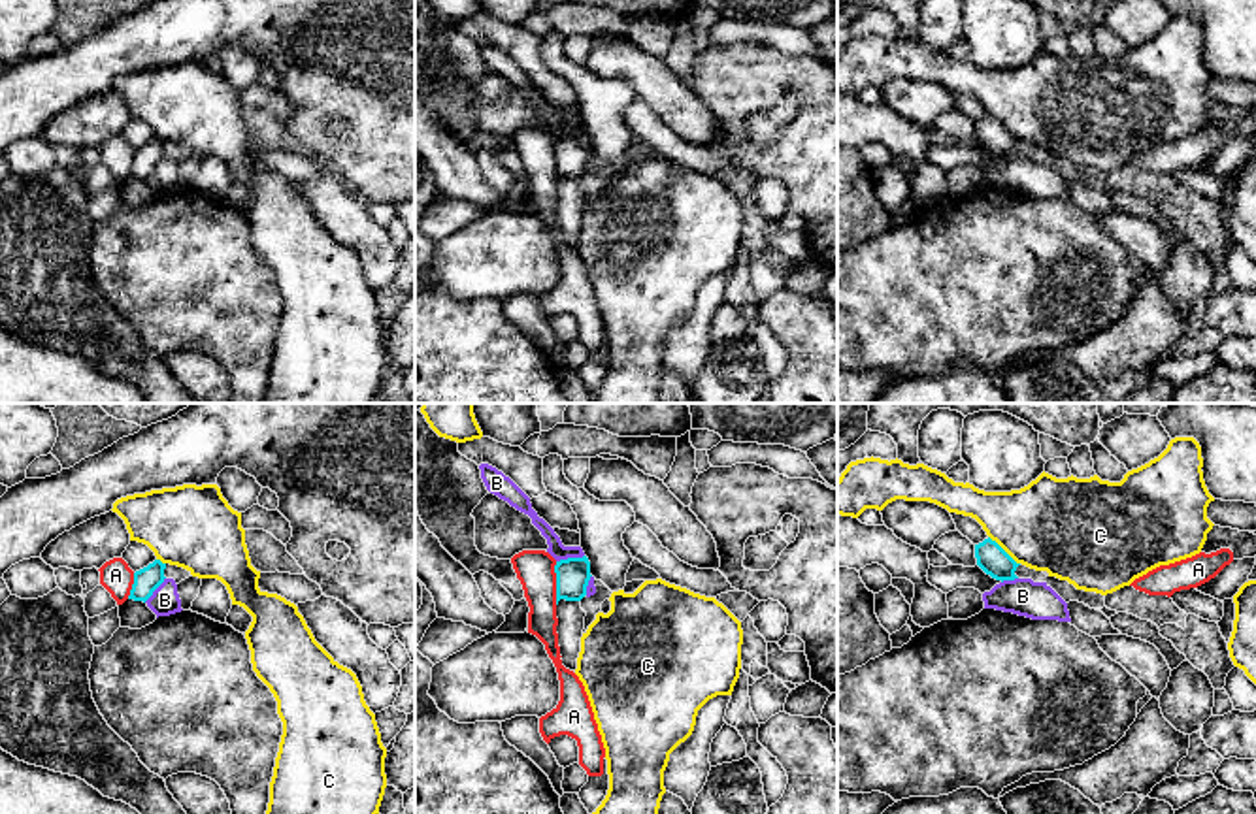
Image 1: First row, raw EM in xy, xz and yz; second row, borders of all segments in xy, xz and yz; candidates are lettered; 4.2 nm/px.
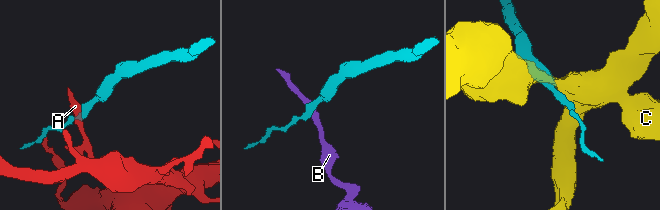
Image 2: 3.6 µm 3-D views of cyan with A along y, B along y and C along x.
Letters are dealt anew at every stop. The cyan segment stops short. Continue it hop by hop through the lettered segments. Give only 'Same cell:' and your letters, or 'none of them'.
Same cell: none of them

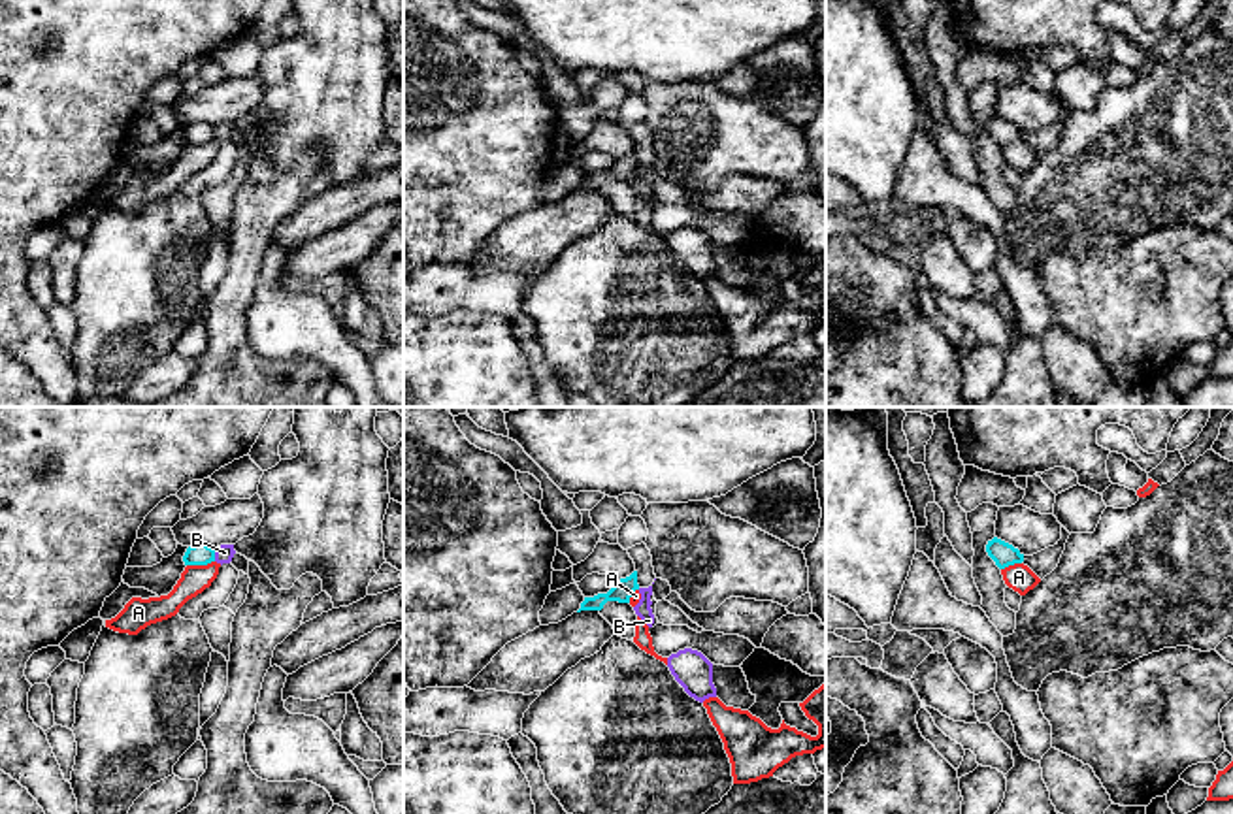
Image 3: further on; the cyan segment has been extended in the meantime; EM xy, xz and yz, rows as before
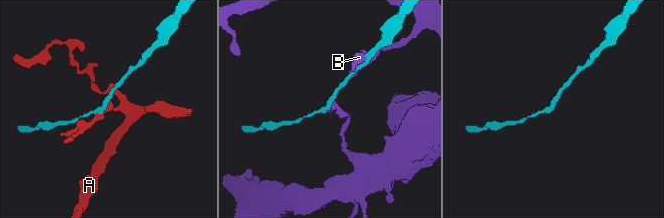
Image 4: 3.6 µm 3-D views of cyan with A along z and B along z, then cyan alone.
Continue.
Same cell: none of them

